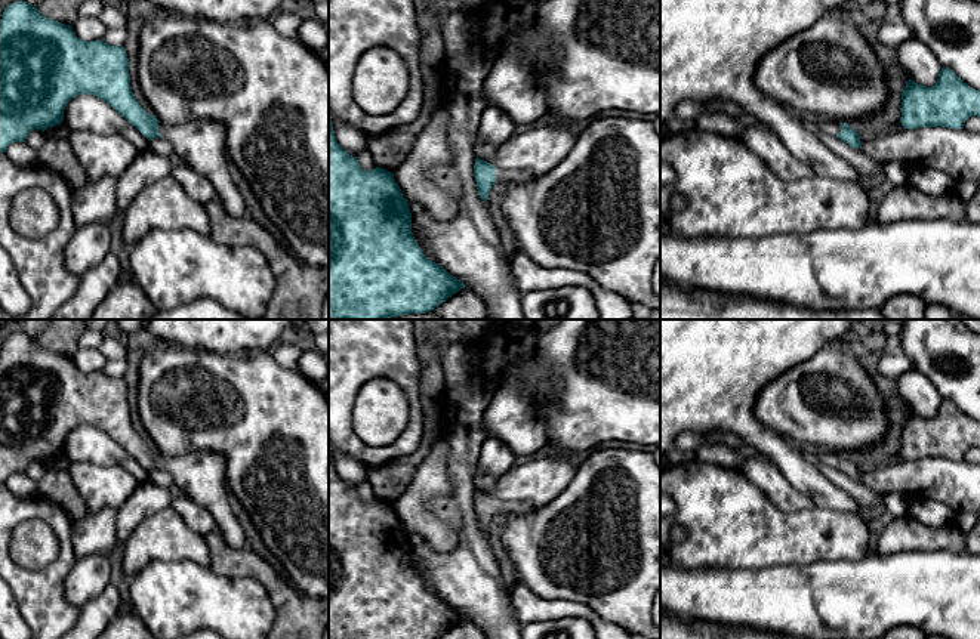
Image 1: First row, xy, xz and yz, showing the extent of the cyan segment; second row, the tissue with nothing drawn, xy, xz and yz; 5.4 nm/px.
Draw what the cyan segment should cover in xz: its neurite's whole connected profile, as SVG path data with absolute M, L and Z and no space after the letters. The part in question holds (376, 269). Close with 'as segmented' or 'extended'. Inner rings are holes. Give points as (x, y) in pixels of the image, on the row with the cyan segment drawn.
M329 118L329 320L386 320L426 314L465 288L460 280L423 254L412 232L409 206L394 173L382 167L363 170L357 157L338 143Z; as segmented

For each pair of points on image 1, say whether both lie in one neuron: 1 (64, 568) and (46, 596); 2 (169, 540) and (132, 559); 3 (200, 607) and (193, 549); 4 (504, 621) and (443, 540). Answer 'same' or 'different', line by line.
1: same
2: same
3: different
4: different

